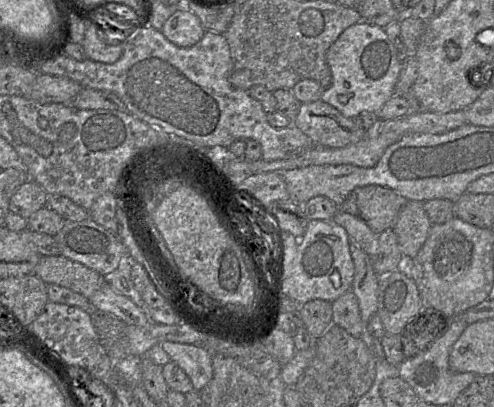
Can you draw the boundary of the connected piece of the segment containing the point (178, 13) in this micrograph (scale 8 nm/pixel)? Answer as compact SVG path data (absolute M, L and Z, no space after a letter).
M182 5L165 21L161 33L177 47L189 48L202 39L205 29L191 9Z

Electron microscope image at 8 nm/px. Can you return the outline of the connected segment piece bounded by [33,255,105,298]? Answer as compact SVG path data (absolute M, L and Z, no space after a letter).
M62 255L42 256L33 274L45 284L56 284L89 298L102 287L105 277Z

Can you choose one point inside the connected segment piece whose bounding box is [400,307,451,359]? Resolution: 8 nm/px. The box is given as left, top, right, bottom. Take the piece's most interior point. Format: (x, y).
(417, 337)

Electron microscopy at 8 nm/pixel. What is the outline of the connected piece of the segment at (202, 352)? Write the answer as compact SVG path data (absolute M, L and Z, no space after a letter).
M175 342L161 344L170 361L176 363L190 378L195 391L202 390L213 377L212 354L203 345Z

